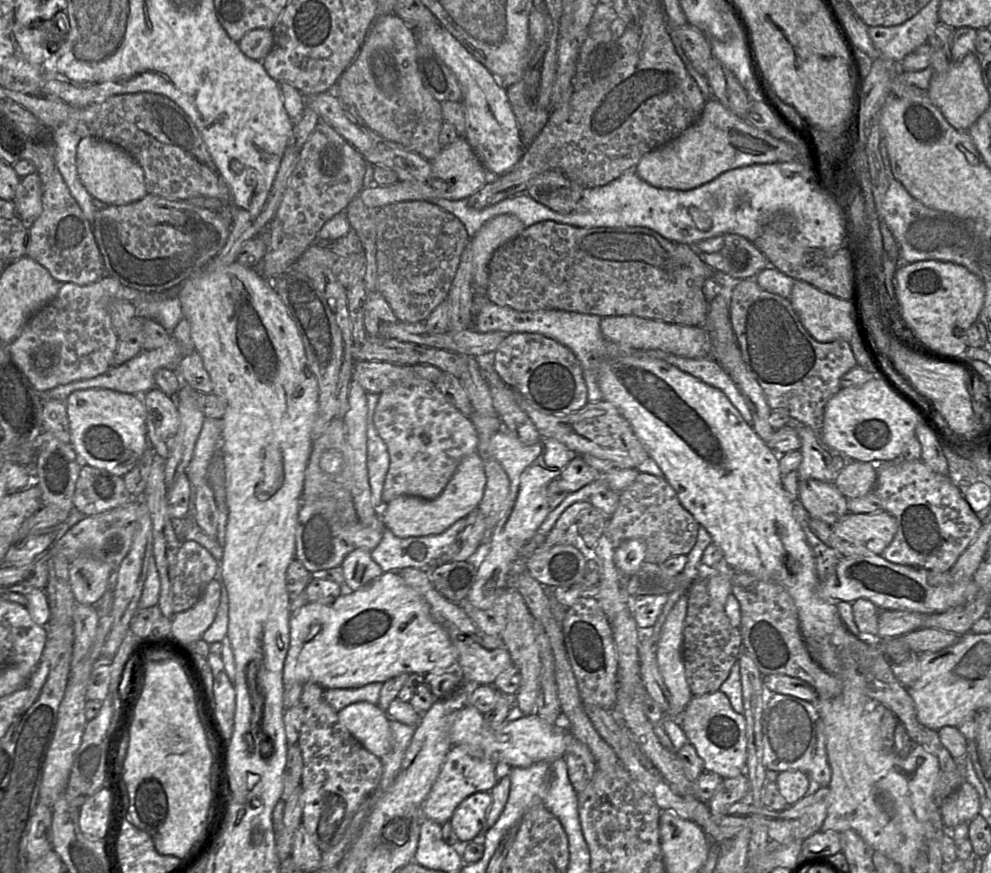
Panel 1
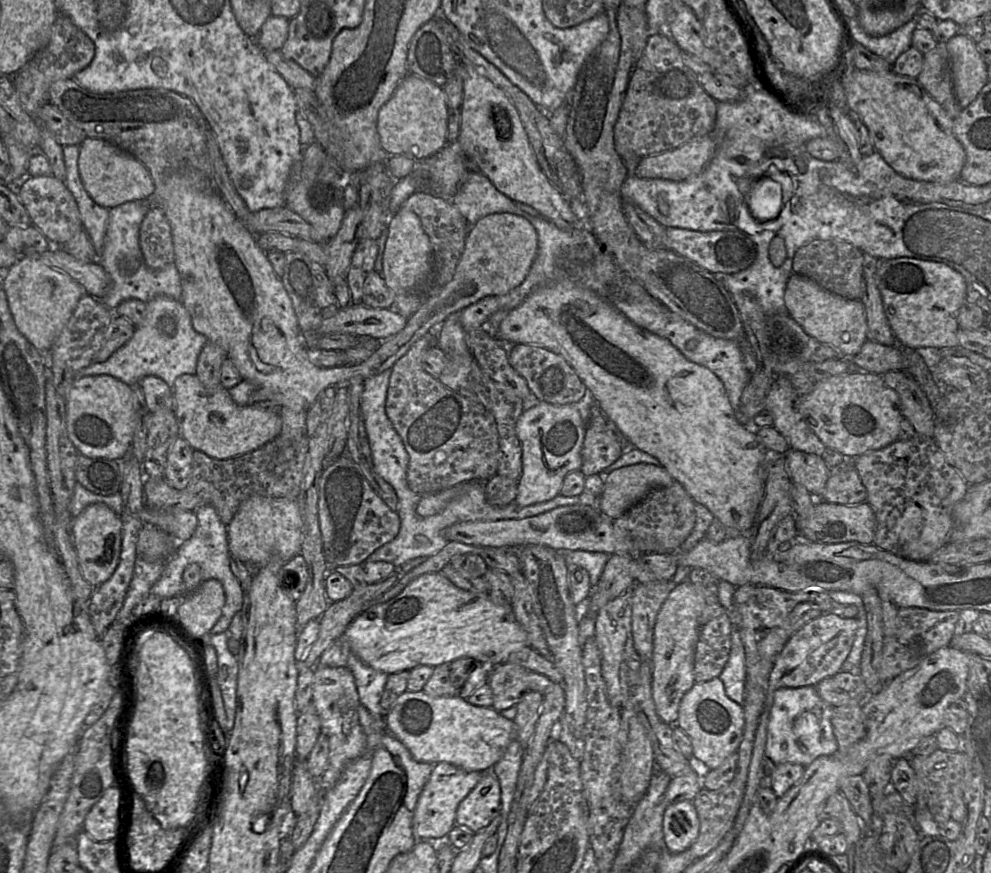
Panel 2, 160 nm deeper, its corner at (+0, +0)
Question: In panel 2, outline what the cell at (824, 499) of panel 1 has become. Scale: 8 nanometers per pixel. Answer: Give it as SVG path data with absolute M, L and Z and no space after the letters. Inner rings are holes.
M792 448L784 457L792 482L804 486L816 499L820 499L830 473L824 458Z

